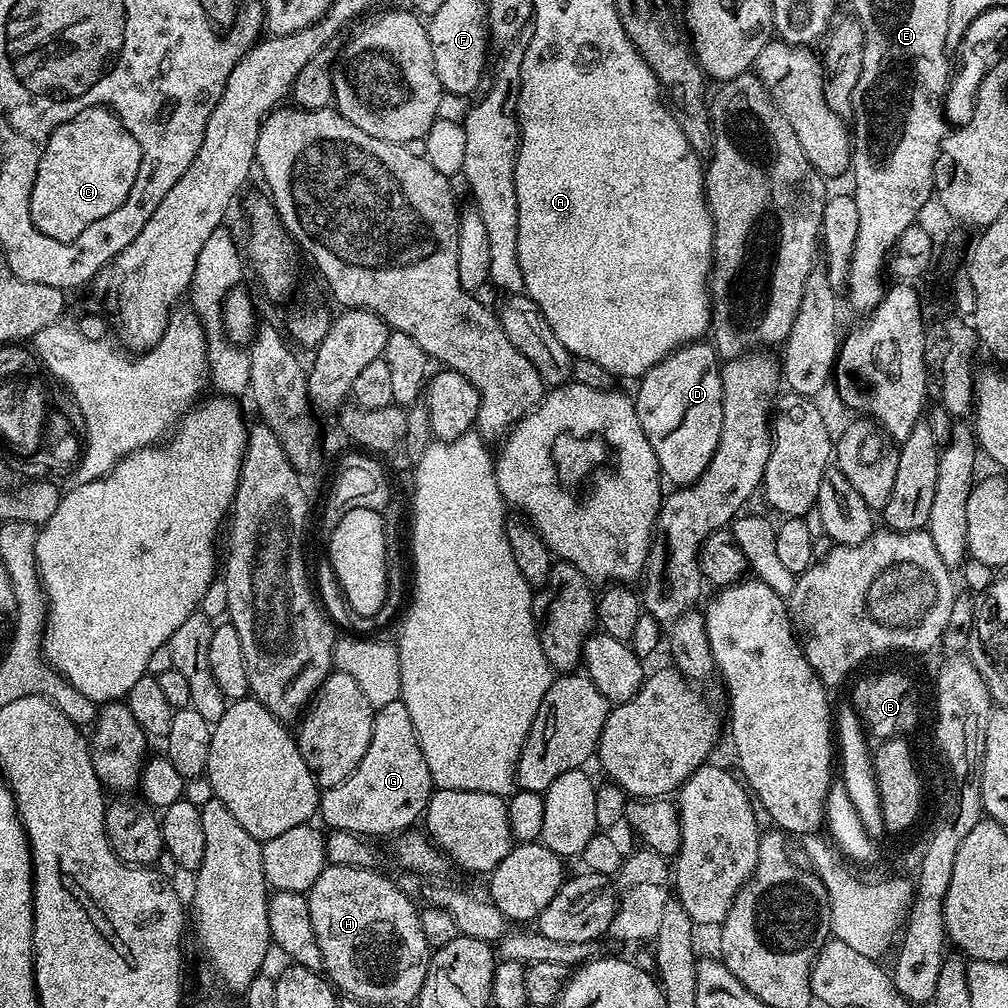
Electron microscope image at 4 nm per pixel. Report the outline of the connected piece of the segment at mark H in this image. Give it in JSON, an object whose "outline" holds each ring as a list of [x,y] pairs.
{"outline":[[[328,864],[322,869],[320,876],[314,882],[306,895],[308,905],[310,906],[310,922],[314,922],[314,934],[318,938],[318,946],[322,950],[322,958],[324,959],[323,971],[326,973],[327,979],[345,997],[361,1000],[362,1002],[370,1002],[373,1006],[380,1004],[408,1004],[417,999],[422,990],[422,982],[426,978],[426,970],[430,959],[430,949],[426,942],[426,934],[422,934],[422,922],[417,905],[412,905],[413,897],[400,887],[395,879],[387,880],[382,873],[376,872],[372,868],[355,868],[354,866],[338,866],[337,864]]]}

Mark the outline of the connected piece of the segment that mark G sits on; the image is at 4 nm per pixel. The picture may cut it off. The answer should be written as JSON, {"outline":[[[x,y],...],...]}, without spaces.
{"outline":[[[394,698],[379,705],[375,714],[370,746],[366,746],[362,762],[358,762],[354,774],[350,774],[346,782],[321,791],[318,816],[328,823],[329,829],[346,830],[365,838],[392,838],[409,831],[415,825],[412,823],[427,813],[434,785],[410,710],[406,710],[403,700]]]}

